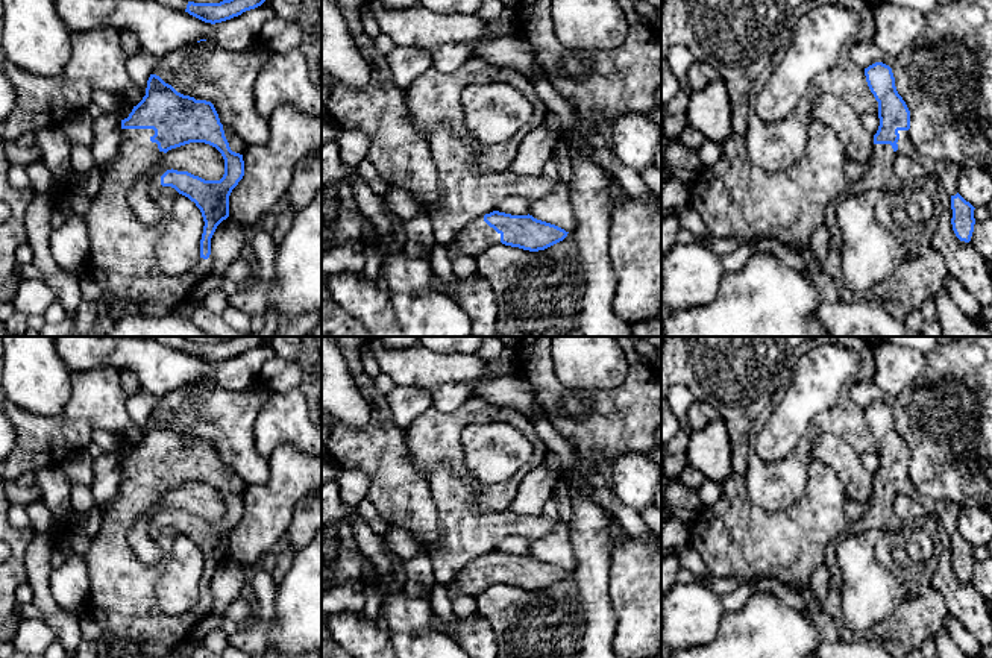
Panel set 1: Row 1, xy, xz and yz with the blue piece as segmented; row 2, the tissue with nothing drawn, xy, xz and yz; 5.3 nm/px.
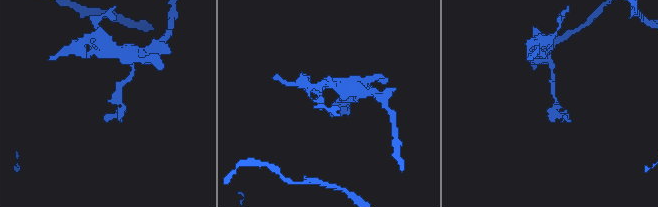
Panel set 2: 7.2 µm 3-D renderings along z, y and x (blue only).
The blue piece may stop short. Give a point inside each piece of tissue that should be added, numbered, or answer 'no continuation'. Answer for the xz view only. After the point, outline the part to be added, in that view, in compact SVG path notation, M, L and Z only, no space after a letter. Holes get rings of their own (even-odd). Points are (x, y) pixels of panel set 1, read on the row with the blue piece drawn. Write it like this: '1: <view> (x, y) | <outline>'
1: xz (477, 237) | M479 217L460 230L455 240L447 246L447 252L450 259L460 255L476 258L487 249L501 244L501 233L490 227L484 221L484 217Z

